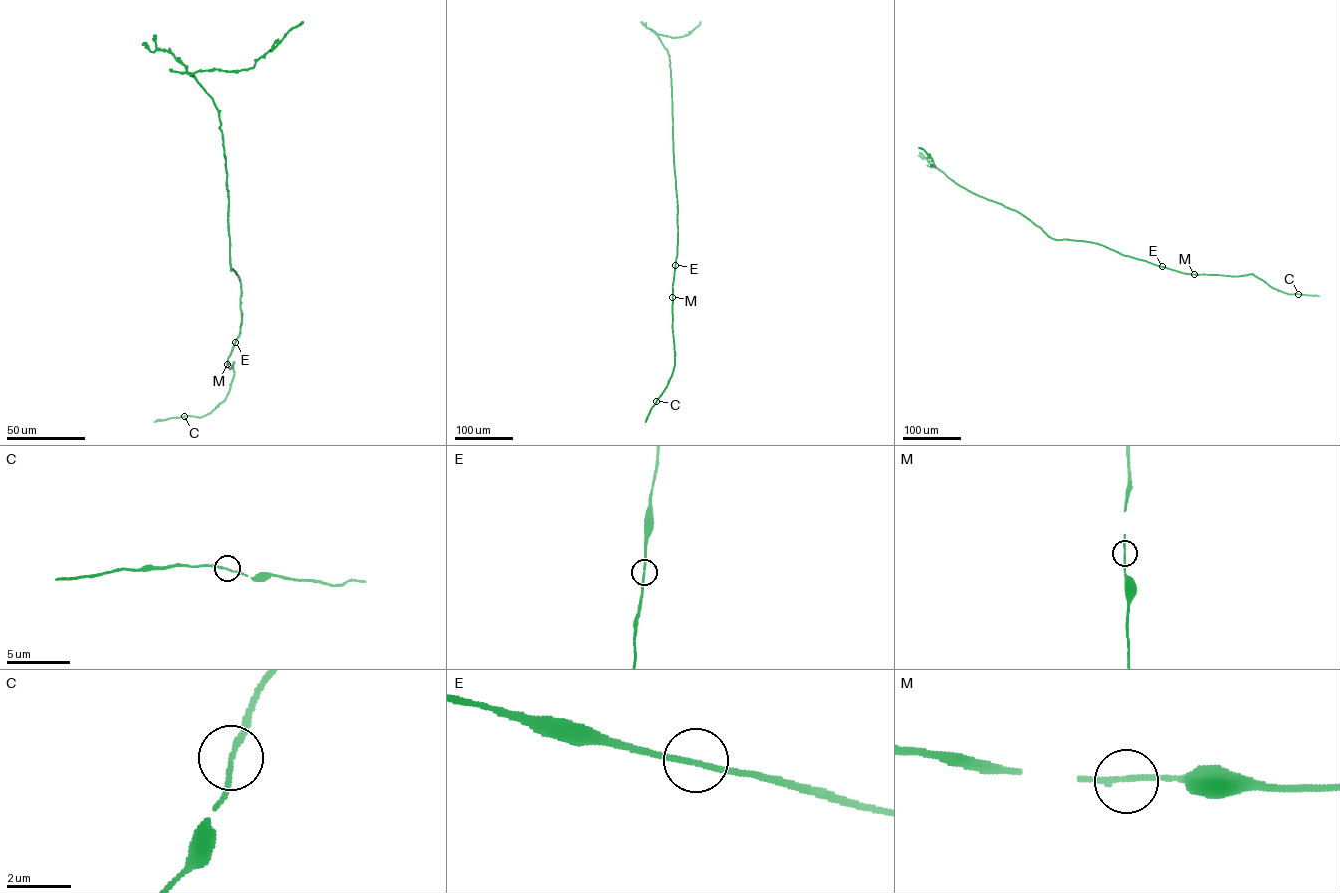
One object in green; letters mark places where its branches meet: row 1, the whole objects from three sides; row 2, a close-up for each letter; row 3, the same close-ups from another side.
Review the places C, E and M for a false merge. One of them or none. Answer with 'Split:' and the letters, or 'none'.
Split: none

